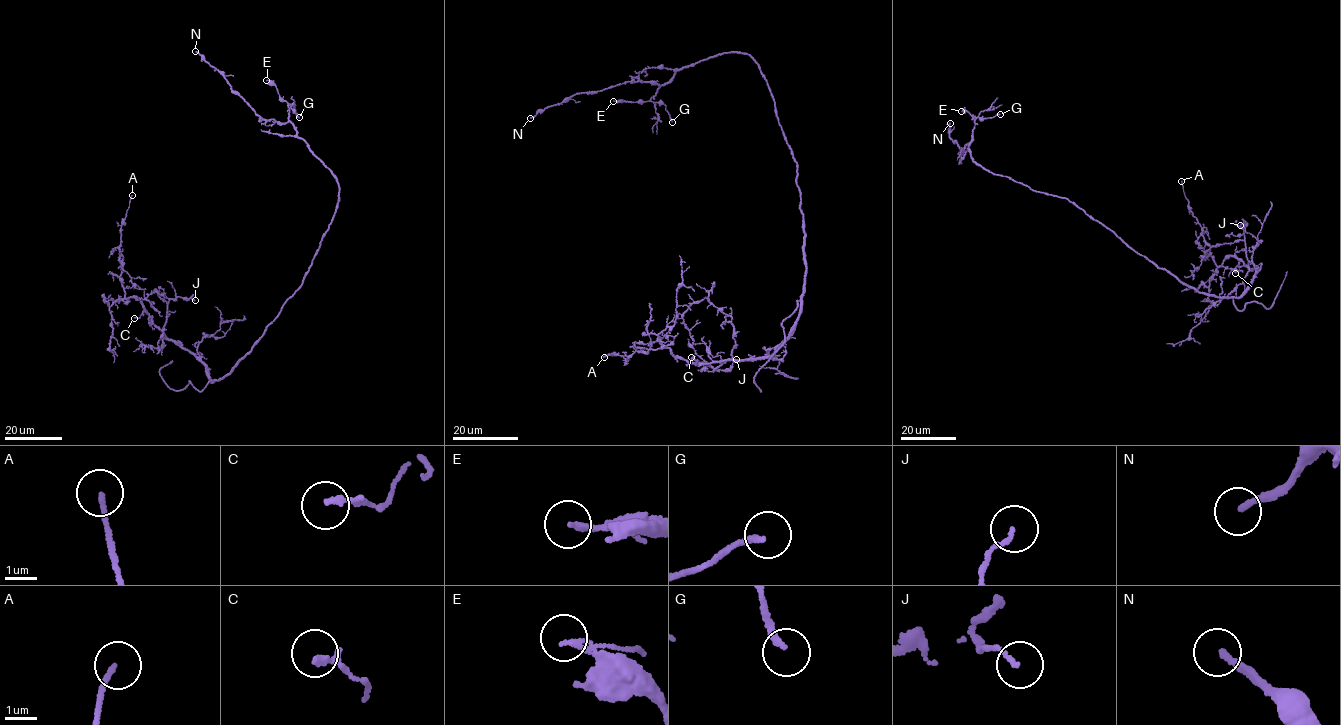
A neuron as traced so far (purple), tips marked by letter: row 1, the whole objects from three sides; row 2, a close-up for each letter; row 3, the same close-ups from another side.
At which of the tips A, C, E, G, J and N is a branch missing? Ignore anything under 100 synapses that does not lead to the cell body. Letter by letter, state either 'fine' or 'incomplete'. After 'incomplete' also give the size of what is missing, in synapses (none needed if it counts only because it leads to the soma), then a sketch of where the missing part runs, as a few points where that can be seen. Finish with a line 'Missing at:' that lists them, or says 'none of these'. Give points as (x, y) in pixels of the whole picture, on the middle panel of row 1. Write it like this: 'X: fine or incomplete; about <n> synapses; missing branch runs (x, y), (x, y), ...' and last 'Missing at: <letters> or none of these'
A: fine
C: fine
E: fine
G: fine
J: fine
N: fine
Missing at: none of these

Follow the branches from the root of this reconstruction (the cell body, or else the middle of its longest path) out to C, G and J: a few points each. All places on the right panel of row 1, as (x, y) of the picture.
C: (1136, 252), (1182, 283), (1223, 297), (1242, 294), (1260, 268), (1251, 270), (1239, 259), (1235, 273)
G: (1136, 252), (1068, 200), (1030, 189), (984, 169), (973, 160), (967, 149), (976, 117), (988, 118), (1000, 114)
J: (1136, 252), (1199, 291), (1237, 298), (1260, 268), (1253, 270), (1248, 265), (1244, 228), (1247, 224), (1240, 225)

